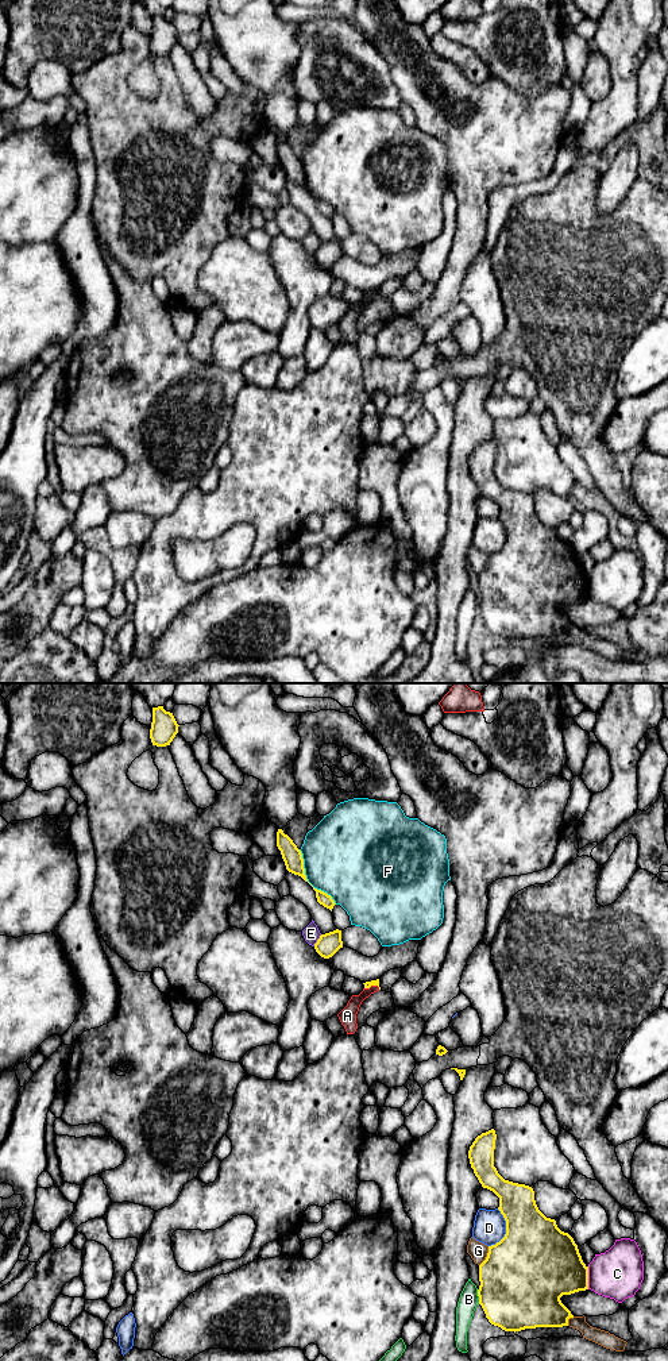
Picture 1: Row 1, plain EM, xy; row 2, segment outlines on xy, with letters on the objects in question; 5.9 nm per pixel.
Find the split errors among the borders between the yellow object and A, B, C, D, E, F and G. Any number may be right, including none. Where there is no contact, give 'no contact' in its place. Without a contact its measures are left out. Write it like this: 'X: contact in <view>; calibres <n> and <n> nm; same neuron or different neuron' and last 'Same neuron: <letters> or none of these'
A: contact in xy; calibres 50 and 100 nm; different neuron
B: contact in xy; calibres 460 and 120 nm; different neuron
C: contact in xy; calibres 400 and 300 nm; different neuron
D: contact in xy; calibres 480 and 190 nm; different neuron
E: contact in xy; calibres 140 and 100 nm; different neuron
F: contact in xy; calibres 120 and 460 nm; different neuron
G: contact in xy; calibres 500 and 110 nm; different neuron
Same neuron: none of these

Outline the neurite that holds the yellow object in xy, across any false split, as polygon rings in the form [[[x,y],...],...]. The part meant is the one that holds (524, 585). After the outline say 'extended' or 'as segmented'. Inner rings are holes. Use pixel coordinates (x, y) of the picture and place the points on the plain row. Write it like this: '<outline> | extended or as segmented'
[[[491,437],[478,444],[468,459],[475,485],[483,497],[499,506],[498,518],[506,529],[505,545],[489,555],[487,566],[479,574],[479,613],[489,631],[505,640],[568,635],[574,624],[560,606],[588,598],[588,575],[574,547],[538,518],[533,497],[505,489],[498,482],[494,475],[495,448],[495,439]]] | as segmented

